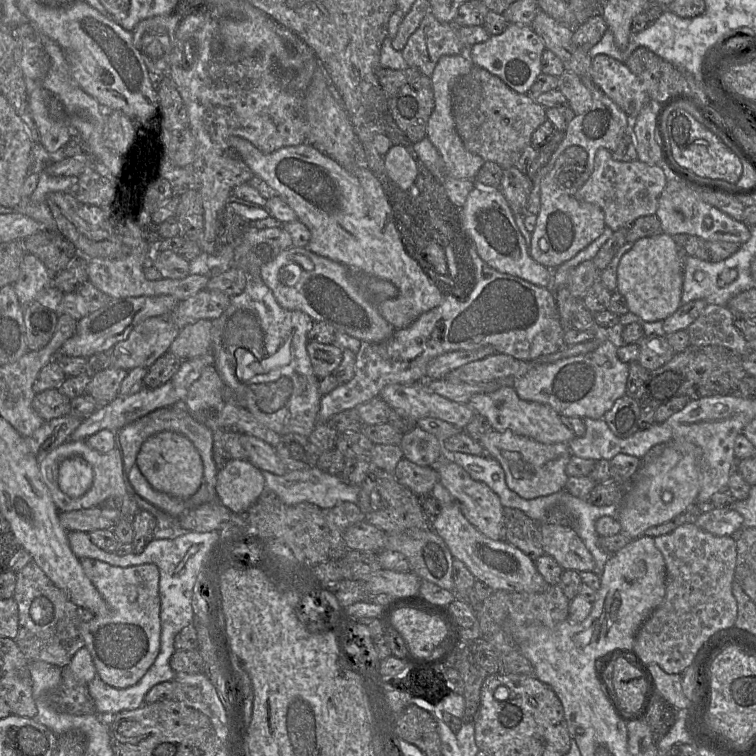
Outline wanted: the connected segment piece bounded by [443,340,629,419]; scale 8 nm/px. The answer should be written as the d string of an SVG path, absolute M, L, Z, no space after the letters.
M603 341L597 349L585 355L574 356L554 363L535 363L496 353L470 362L447 374L443 379L452 383L480 383L511 377L513 388L525 401L549 405L560 416L603 419L615 401L626 395L629 364L619 360L617 346Z

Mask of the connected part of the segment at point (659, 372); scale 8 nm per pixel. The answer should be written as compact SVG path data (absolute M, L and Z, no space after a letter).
M690 345L684 351L675 353L663 366L649 371L646 387L639 403L641 408L656 410L679 396L694 400L710 396L735 395L740 382L746 376L743 355L718 345Z

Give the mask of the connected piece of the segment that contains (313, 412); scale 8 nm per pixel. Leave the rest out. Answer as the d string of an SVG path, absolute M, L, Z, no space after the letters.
M249 277L244 292L231 297L228 308L212 321L211 350L219 376L236 396L237 403L280 436L299 434L308 437L317 425L322 398L319 393L320 380L314 374L307 353L307 335L313 323L314 320L302 311L283 309L261 278Z

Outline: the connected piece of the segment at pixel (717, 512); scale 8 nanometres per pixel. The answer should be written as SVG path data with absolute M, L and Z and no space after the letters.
M715 508L700 514L694 524L715 536L735 537L742 528L743 517L731 508Z

